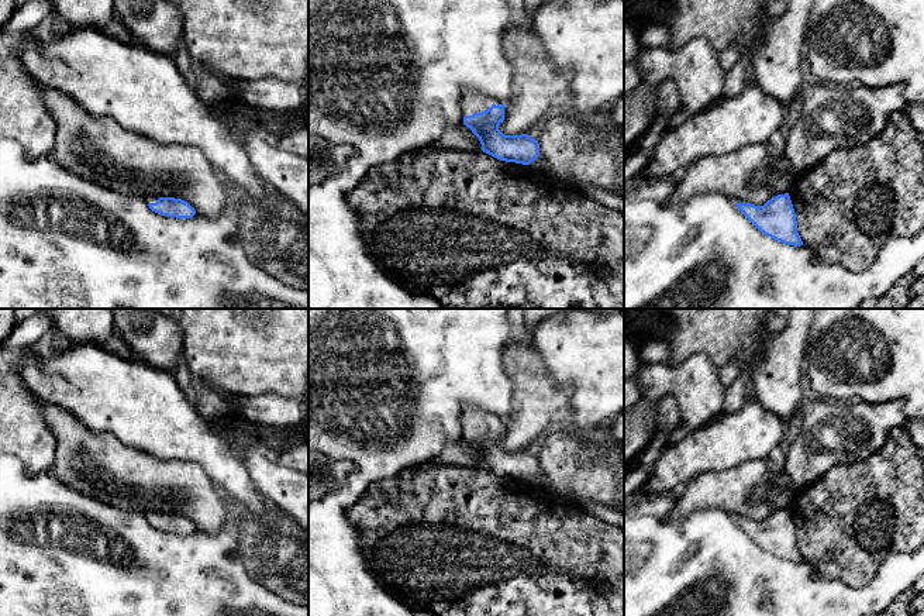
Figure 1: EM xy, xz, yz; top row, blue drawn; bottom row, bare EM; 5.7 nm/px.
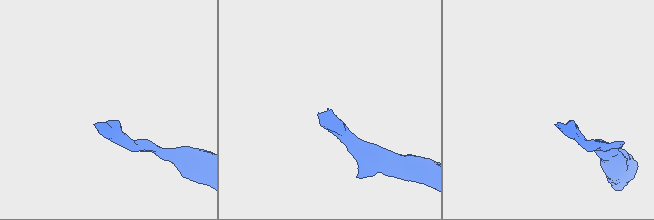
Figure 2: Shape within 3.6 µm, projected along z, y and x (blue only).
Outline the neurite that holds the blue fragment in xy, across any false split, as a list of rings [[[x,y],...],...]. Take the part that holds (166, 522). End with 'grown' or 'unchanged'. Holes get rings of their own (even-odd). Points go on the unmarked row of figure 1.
[[[149,510],[145,517],[152,527],[168,533],[192,534],[196,530],[196,526],[182,515]]]; grown

